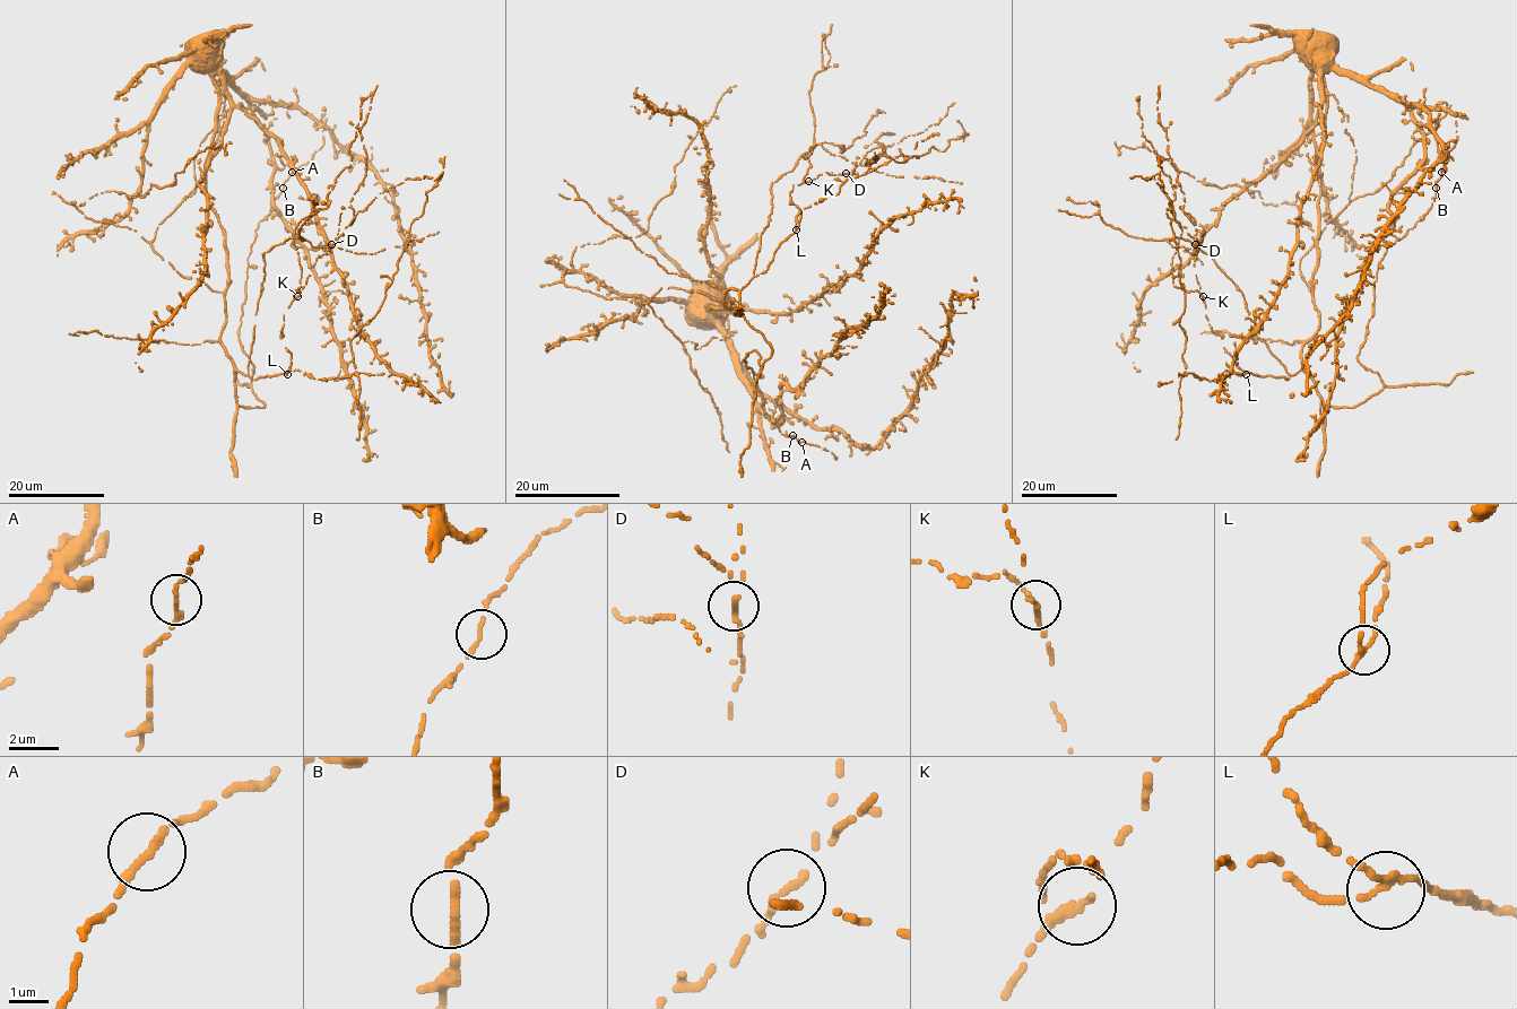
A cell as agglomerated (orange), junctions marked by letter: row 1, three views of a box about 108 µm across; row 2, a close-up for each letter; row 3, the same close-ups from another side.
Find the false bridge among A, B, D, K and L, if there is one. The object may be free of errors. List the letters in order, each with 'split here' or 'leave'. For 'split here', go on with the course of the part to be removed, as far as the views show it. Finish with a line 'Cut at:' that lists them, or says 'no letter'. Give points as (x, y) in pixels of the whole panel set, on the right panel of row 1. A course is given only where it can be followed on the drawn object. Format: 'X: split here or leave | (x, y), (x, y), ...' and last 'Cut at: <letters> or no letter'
A: leave
B: leave
D: split here | (1194, 244), (1196, 237), (1178, 224), (1167, 193), (1154, 179), (1130, 177)
K: leave
L: leave
Cut at: D

